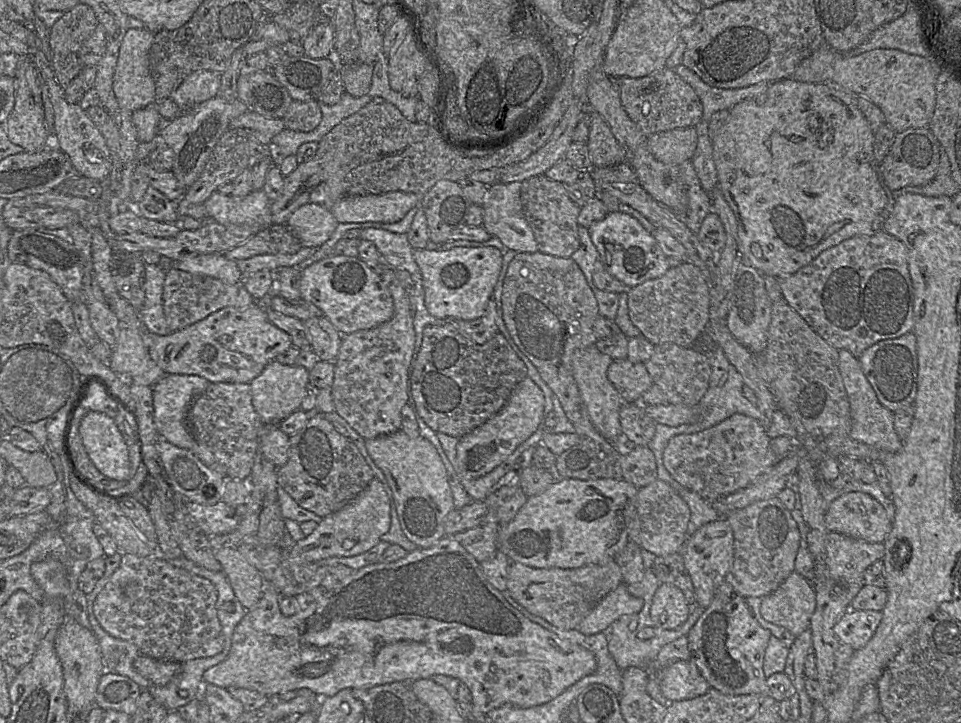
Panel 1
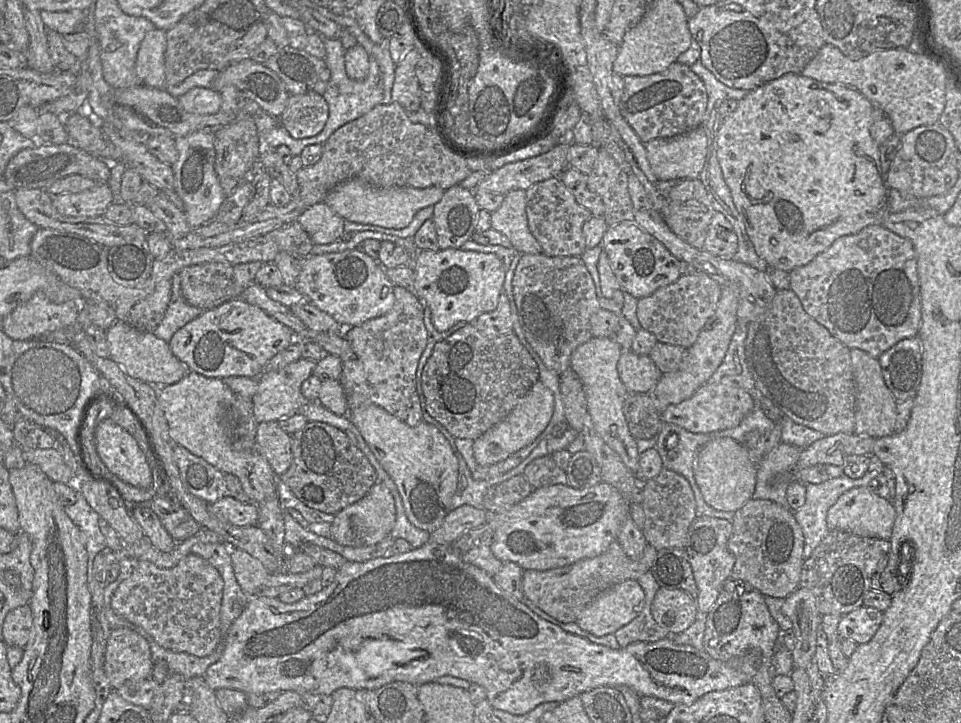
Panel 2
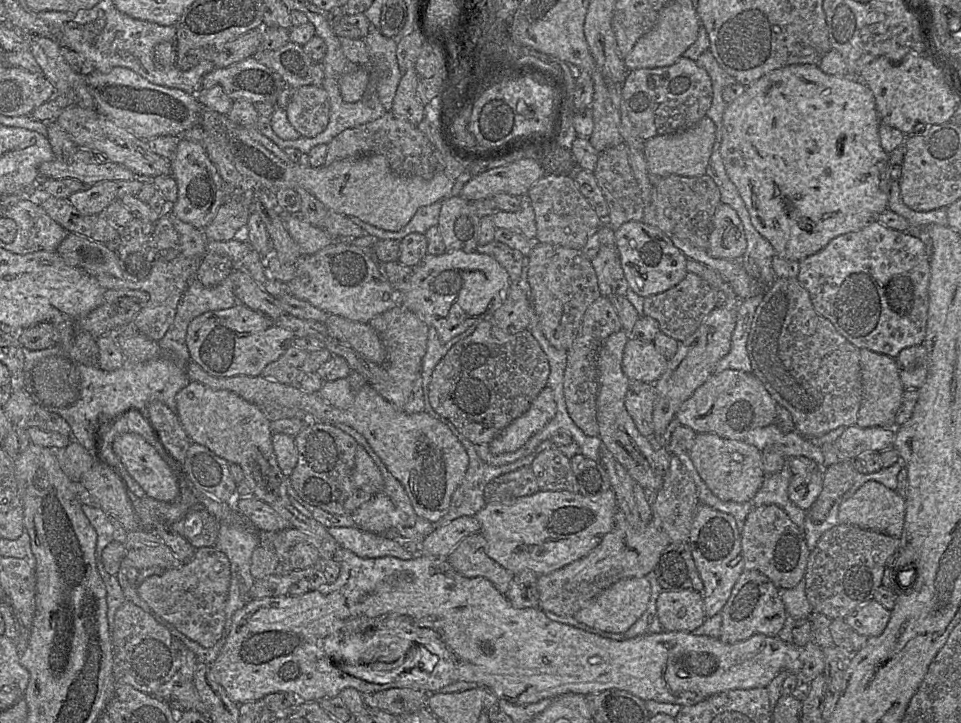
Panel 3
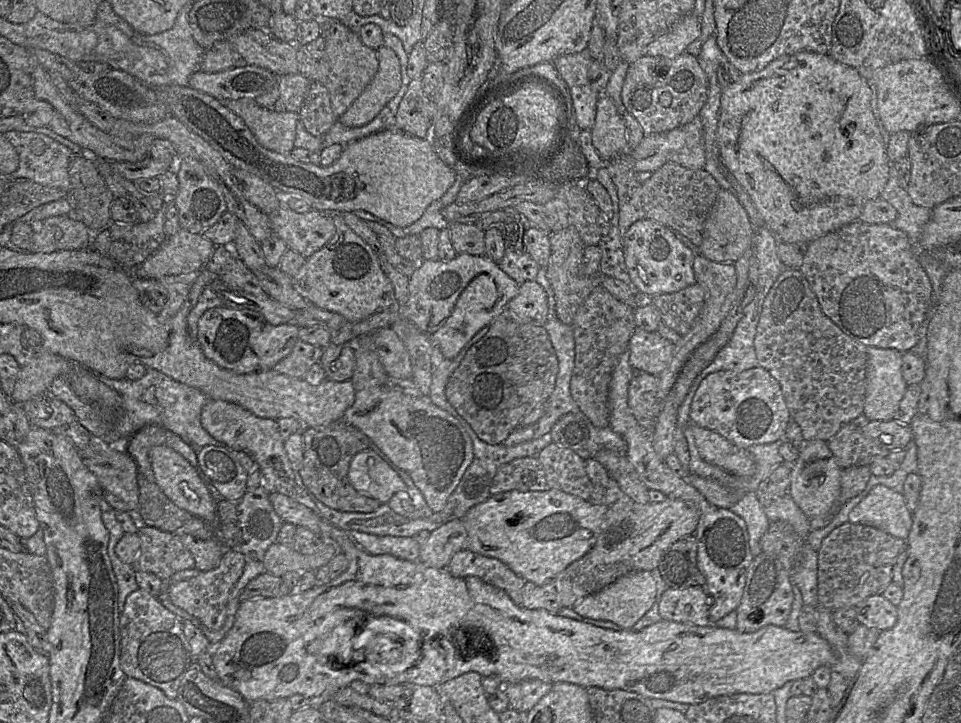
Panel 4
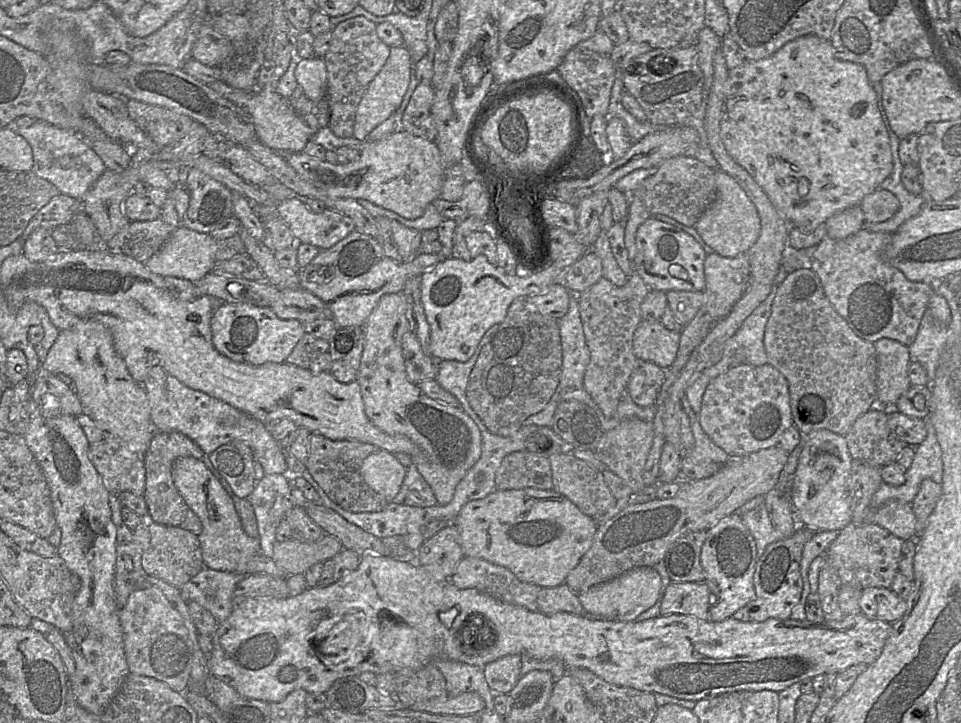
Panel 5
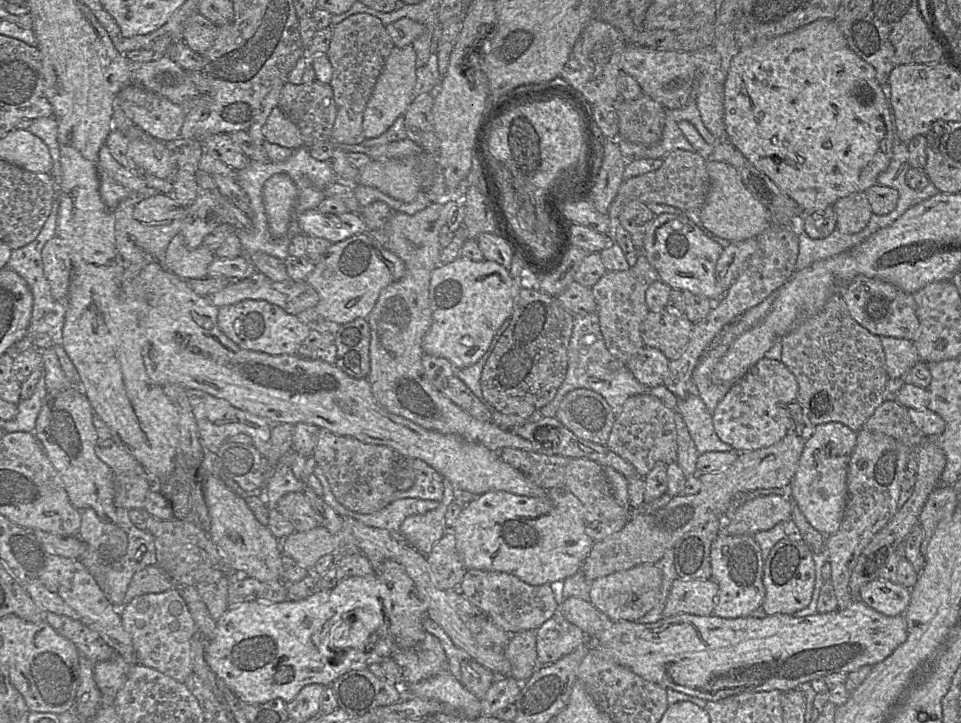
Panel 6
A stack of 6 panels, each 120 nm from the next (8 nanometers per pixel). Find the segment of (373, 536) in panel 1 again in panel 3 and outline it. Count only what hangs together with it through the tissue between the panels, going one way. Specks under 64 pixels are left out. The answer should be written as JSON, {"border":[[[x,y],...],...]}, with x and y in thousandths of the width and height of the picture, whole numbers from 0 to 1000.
{"border":[[[395,679],[365,711],[368,729],[386,737],[400,739],[408,730],[409,705],[410,697],[406,689]]]}

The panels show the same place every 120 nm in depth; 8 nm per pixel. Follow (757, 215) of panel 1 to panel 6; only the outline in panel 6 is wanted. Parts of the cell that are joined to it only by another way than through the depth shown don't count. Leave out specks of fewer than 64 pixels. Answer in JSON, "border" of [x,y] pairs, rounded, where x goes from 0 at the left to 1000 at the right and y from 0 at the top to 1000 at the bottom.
{"border":[[[852,26],[822,46],[789,55],[786,61],[770,68],[760,89],[753,113],[753,170],[757,194],[824,274],[839,299],[867,285],[874,274],[902,264],[913,253],[914,243],[923,234],[928,217],[931,174],[925,140],[912,111],[911,95],[882,65],[868,28]]]}

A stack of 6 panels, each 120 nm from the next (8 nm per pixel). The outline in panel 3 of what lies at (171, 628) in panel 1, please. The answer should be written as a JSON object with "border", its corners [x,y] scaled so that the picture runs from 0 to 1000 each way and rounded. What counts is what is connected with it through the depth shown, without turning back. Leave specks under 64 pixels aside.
{"border":[[[223,755],[209,757],[186,786],[153,798],[142,809],[142,819],[161,849],[180,864],[186,876],[212,896],[219,896],[230,882],[239,799],[236,769]]]}

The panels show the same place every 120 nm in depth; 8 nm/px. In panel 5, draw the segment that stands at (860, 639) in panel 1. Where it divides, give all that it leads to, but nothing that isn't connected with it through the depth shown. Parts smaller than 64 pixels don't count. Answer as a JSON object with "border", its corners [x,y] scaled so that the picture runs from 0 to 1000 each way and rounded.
{"border":[[[902,813],[894,831],[896,848],[905,858],[929,863],[935,859],[943,842],[944,833],[934,826],[926,813]]]}

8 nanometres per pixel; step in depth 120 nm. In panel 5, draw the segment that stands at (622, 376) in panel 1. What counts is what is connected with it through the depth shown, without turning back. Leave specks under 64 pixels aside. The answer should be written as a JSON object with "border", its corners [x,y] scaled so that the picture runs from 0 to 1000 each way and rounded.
{"border":[[[668,443],[659,466],[663,497],[696,510],[704,492],[709,461],[694,455],[688,444]]]}

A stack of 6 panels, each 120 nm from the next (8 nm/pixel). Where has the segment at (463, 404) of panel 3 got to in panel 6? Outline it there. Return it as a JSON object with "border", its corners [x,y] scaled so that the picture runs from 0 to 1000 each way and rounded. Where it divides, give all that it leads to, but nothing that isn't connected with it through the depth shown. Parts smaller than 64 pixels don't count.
{"border":[[[541,400],[536,411],[530,450],[501,516],[502,553],[511,570],[549,578],[574,555],[590,515],[590,484],[596,445],[597,436],[579,411],[561,400]]]}

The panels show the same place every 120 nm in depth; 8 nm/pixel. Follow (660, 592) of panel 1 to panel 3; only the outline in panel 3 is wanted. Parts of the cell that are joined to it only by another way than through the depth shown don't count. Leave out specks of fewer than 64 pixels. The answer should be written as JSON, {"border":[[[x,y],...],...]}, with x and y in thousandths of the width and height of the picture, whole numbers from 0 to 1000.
{"border":[[[689,816],[683,831],[684,853],[693,874],[721,874],[736,855],[730,819]]]}

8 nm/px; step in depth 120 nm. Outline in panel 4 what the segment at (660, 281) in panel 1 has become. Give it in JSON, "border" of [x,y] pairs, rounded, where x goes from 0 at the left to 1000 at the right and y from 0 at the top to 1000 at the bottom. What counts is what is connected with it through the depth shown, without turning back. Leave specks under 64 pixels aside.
{"border":[[[726,391],[702,405],[677,412],[688,433],[689,445],[707,463],[714,463],[734,420],[734,401]]]}

